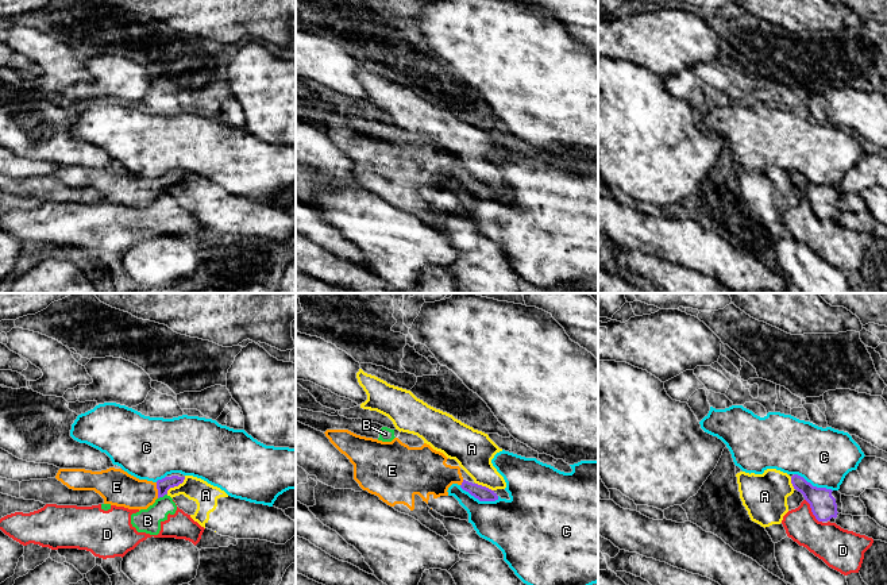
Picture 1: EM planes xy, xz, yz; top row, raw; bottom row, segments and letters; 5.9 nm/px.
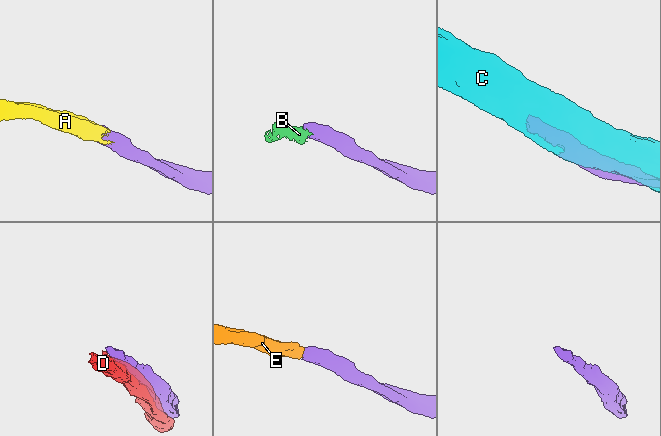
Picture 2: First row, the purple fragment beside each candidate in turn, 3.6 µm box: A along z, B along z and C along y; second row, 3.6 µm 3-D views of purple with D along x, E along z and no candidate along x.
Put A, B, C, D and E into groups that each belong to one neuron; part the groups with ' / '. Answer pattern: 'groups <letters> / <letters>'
groups A / B D / C / E

